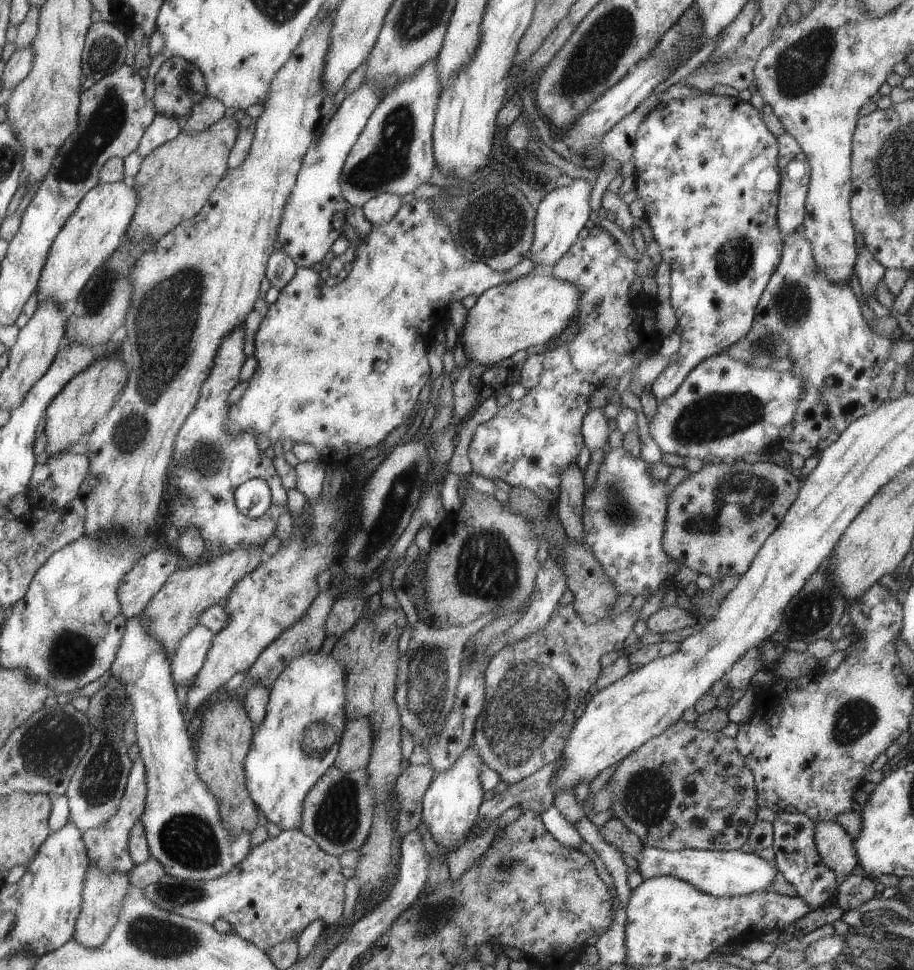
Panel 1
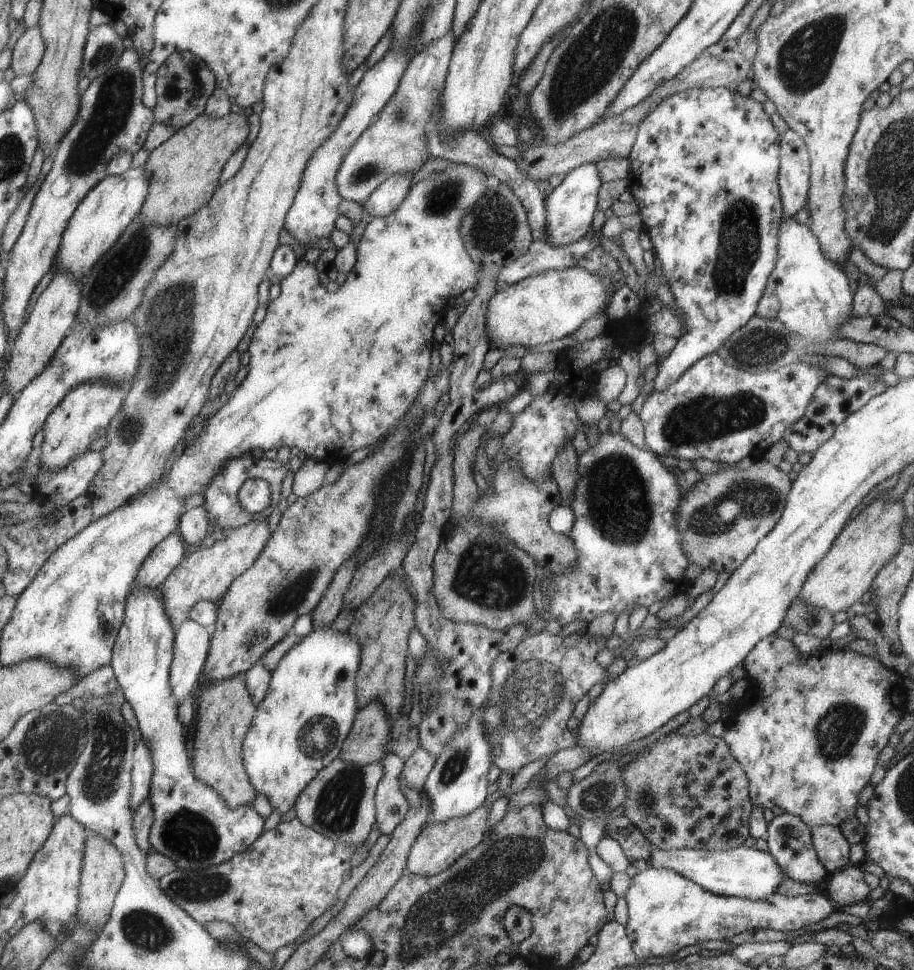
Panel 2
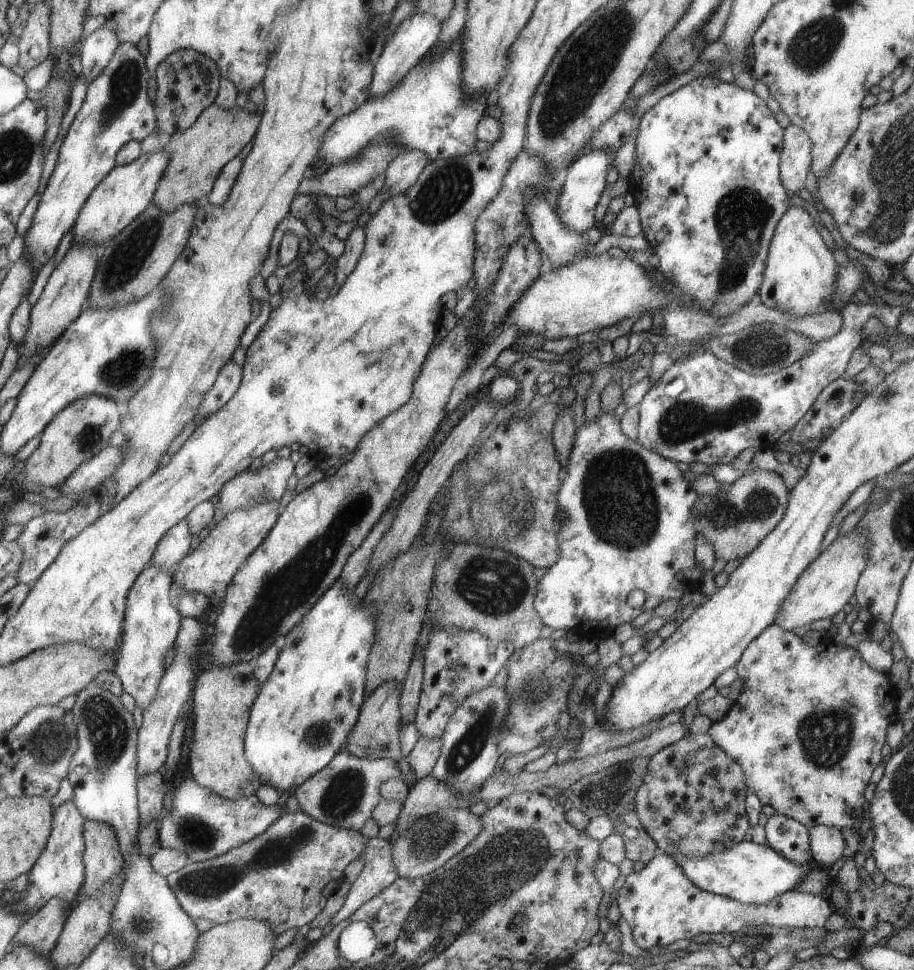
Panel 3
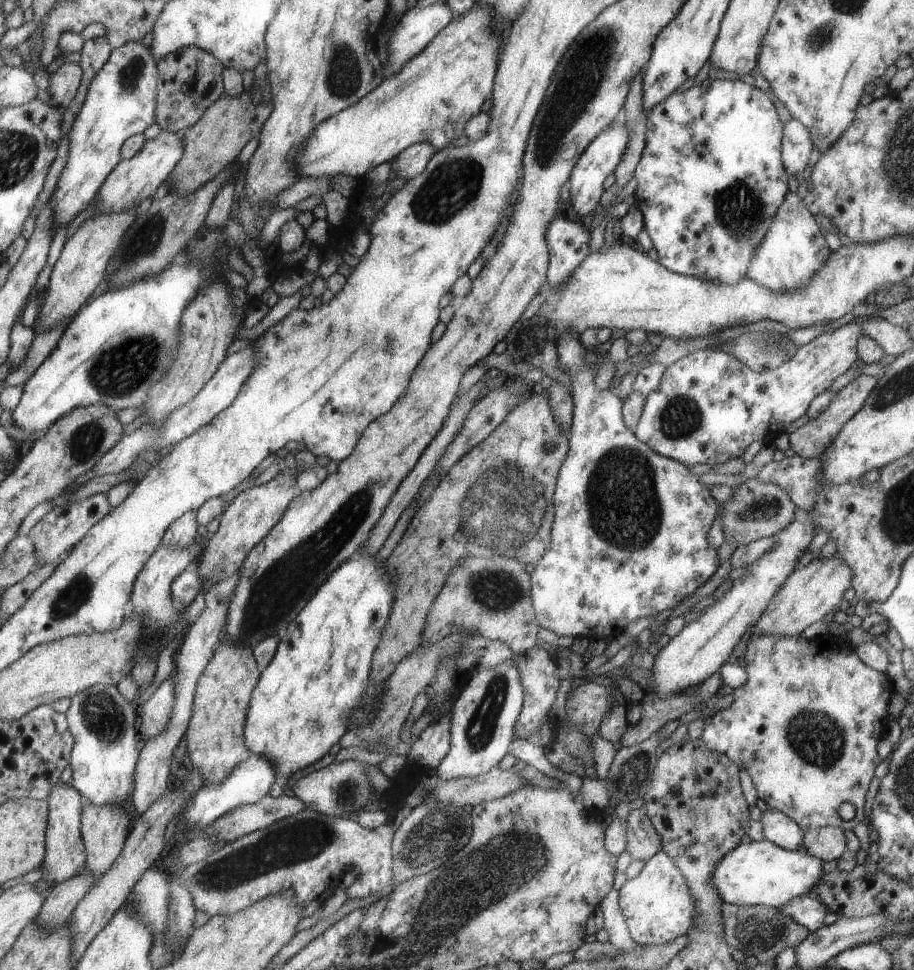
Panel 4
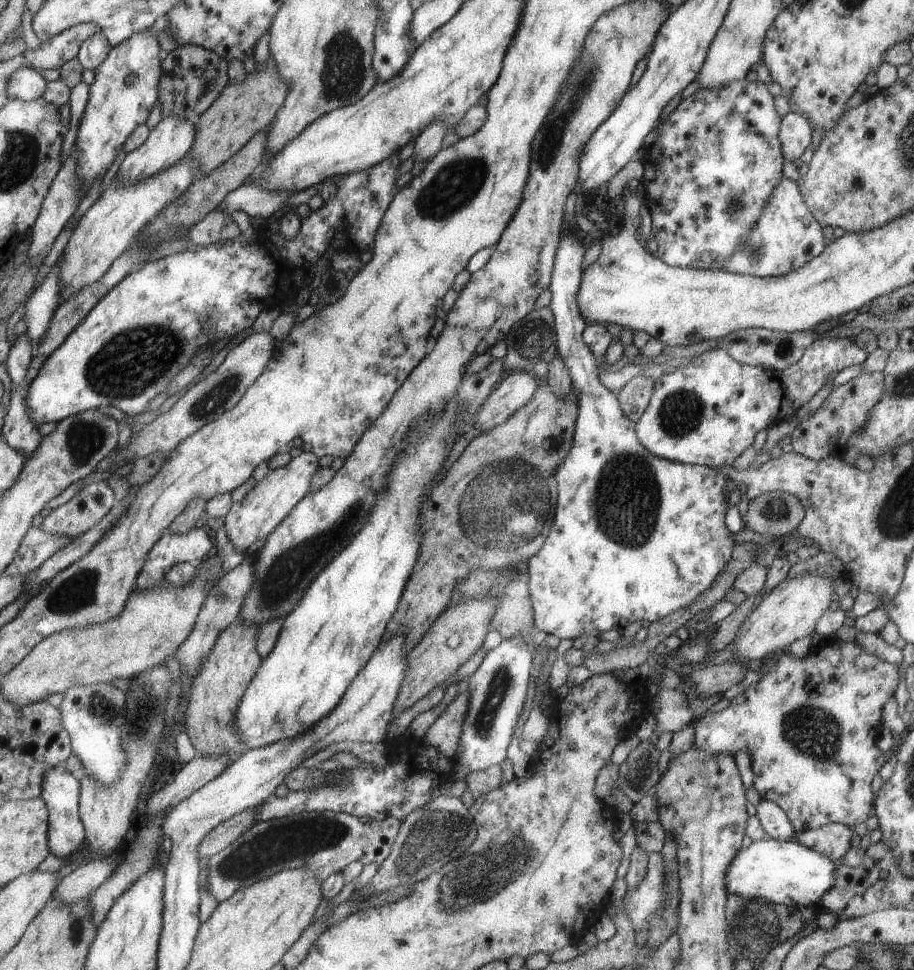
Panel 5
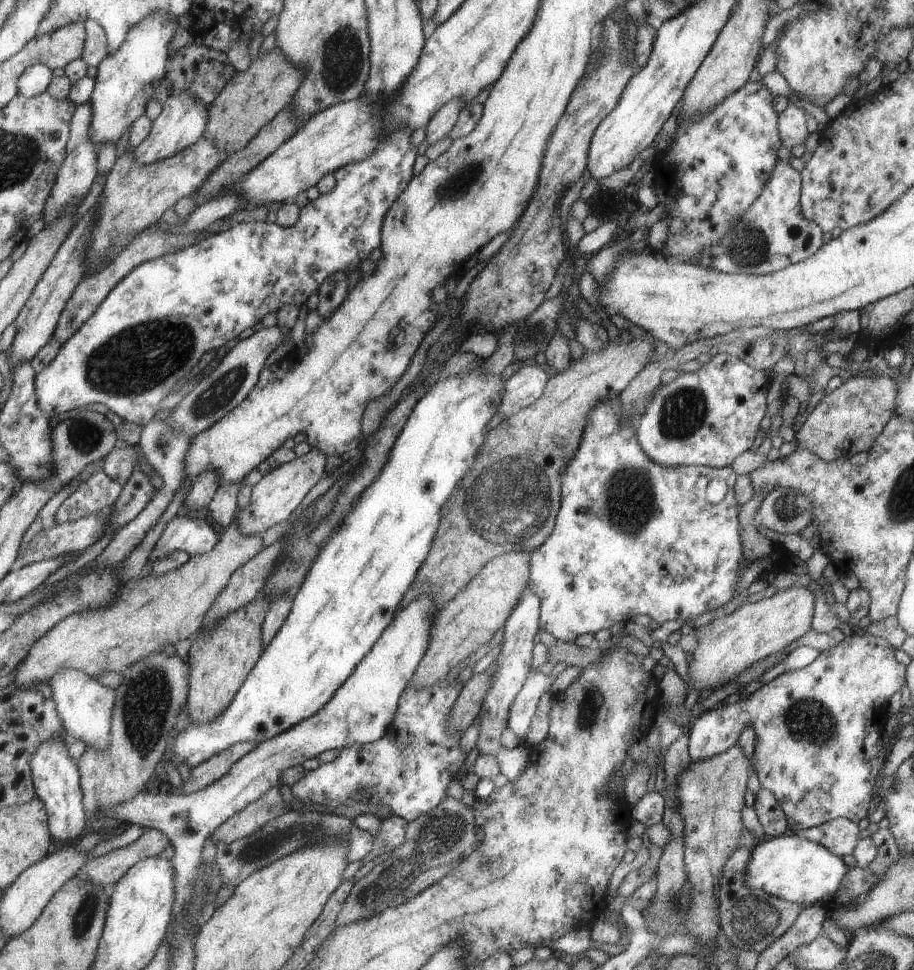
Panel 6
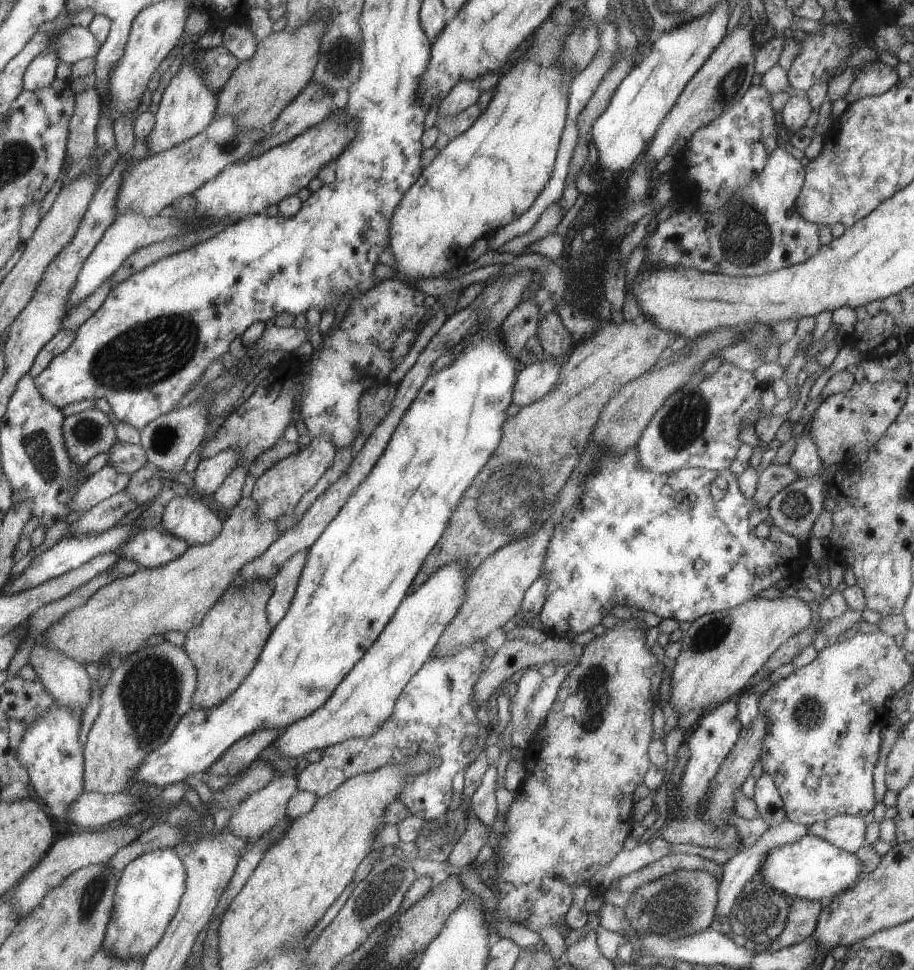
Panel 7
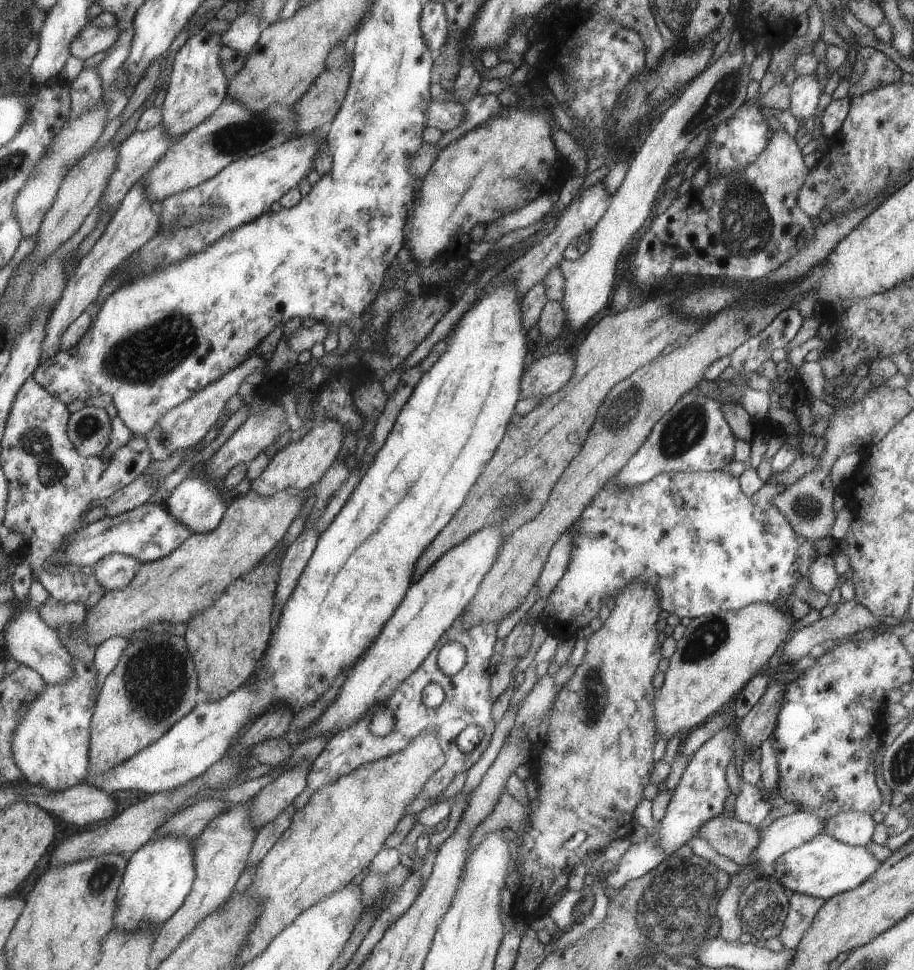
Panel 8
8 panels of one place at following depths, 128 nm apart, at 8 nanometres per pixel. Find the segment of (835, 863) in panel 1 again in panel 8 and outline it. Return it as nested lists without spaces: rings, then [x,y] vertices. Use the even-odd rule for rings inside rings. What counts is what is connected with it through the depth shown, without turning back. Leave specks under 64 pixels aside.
[[[850,811],[826,819],[823,832],[853,847],[864,847],[872,838],[876,824],[866,813]]]

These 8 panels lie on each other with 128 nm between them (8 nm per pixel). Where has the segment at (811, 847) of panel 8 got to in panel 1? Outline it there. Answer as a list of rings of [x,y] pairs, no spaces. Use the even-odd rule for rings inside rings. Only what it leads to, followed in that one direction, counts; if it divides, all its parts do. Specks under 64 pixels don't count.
[[[644,847],[636,859],[639,861],[638,871],[644,879],[656,876],[673,876],[697,887],[706,894],[717,897],[739,897],[753,892],[768,890],[774,882],[777,871],[765,859],[756,853],[744,853],[740,850],[733,851],[707,851],[706,849],[682,849],[681,851],[667,851],[654,847]]]

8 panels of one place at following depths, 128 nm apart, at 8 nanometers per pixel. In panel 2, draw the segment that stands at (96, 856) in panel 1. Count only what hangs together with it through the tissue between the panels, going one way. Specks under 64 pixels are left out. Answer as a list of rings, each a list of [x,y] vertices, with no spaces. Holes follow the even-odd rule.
[[[141,739],[138,743],[135,765],[133,768],[134,788],[131,806],[135,815],[139,806],[149,798],[154,773],[155,766],[152,748],[150,748],[150,743],[146,743]]]

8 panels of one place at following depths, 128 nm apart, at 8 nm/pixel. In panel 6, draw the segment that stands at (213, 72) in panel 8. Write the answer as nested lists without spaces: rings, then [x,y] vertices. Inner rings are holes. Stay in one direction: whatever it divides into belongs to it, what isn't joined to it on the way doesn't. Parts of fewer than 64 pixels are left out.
[[[186,93],[170,94],[163,104],[162,112],[152,123],[150,134],[132,150],[133,158],[142,165],[149,165],[173,157],[181,150],[188,149],[189,146],[200,141],[208,122],[209,112],[204,103]]]

